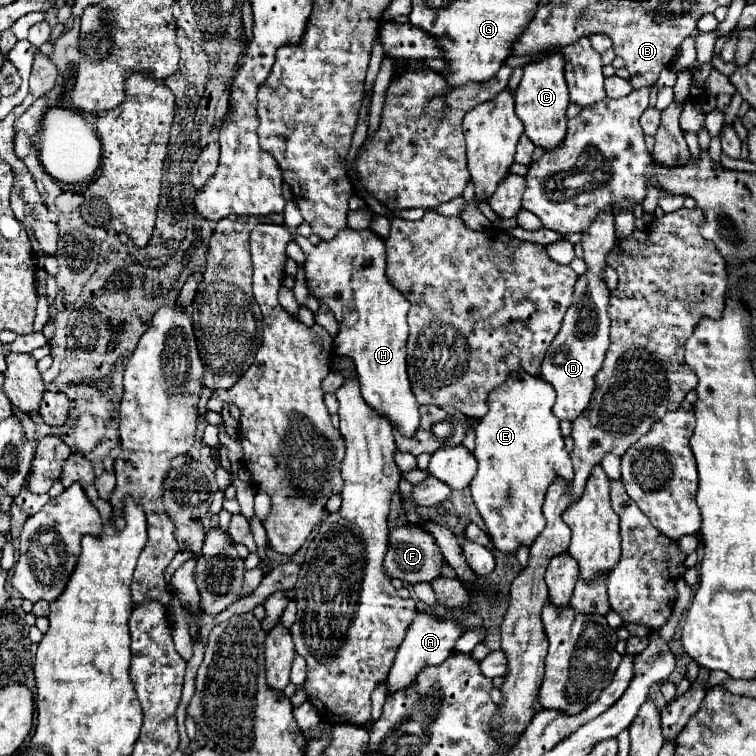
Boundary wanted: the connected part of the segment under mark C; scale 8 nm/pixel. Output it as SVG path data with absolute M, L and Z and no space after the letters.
M560 51L544 53L542 59L524 65L522 81L516 89L516 115L524 123L524 133L546 149L554 149L566 135L566 109L568 109L568 85L564 79L564 55Z

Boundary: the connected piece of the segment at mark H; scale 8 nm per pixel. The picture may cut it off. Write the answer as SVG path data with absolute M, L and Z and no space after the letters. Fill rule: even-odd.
M342 229L332 241L312 245L302 235L296 242L306 255L308 289L332 309L338 321L336 351L354 361L366 403L382 411L402 435L414 435L420 423L418 403L410 391L406 375L406 313L410 303L386 279L386 245L370 229Z

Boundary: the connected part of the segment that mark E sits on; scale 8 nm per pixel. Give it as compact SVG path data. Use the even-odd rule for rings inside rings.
M520 373L518 377L508 377L504 385L494 389L488 397L488 415L476 423L476 459L478 471L470 481L474 503L488 527L492 543L504 553L514 553L518 545L530 545L544 529L546 521L542 515L542 501L548 485L554 477L560 476L567 483L574 476L570 453L566 451L564 437L560 433L560 419L554 415L554 387L540 377Z

